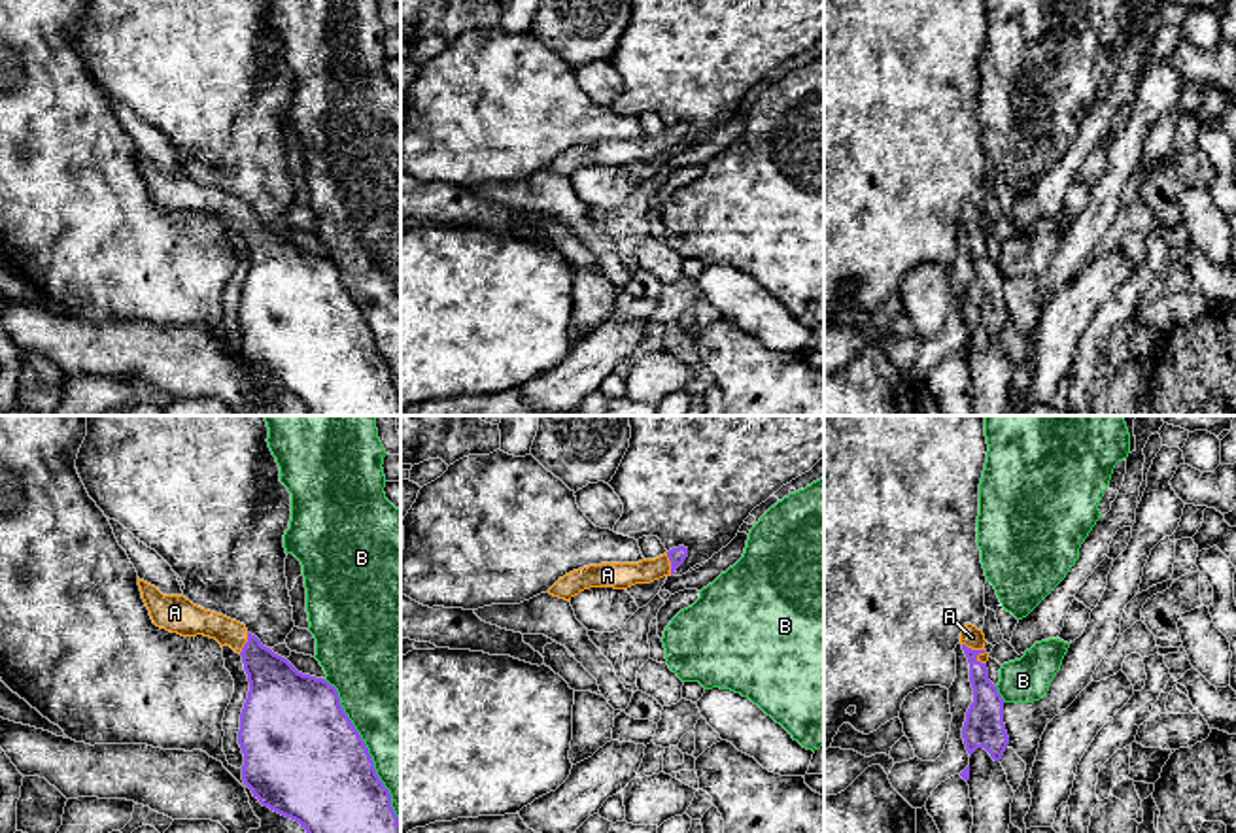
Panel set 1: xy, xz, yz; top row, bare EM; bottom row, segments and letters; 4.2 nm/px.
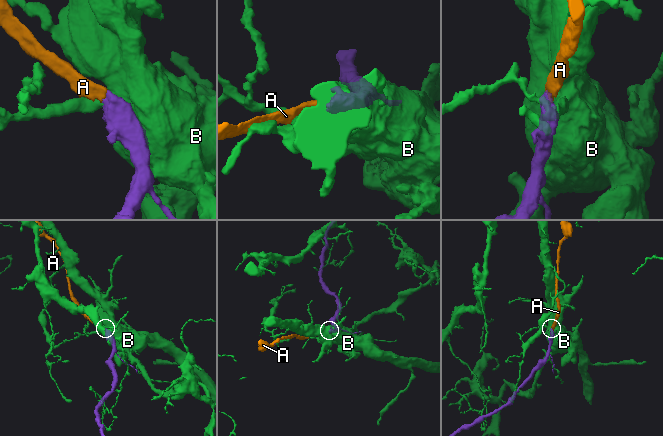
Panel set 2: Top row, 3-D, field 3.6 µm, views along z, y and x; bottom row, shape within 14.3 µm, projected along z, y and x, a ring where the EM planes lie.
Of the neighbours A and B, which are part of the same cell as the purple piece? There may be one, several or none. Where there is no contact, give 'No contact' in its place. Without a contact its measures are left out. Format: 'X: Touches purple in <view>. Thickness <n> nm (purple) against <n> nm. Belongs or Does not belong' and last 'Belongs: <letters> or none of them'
A: Touches purple in yz. Thickness 140 nm (purple) against 90 nm. Belongs
B: Touches purple in xy. Thickness 480 nm (purple) against 420 nm. Does not belong
Belongs: A

